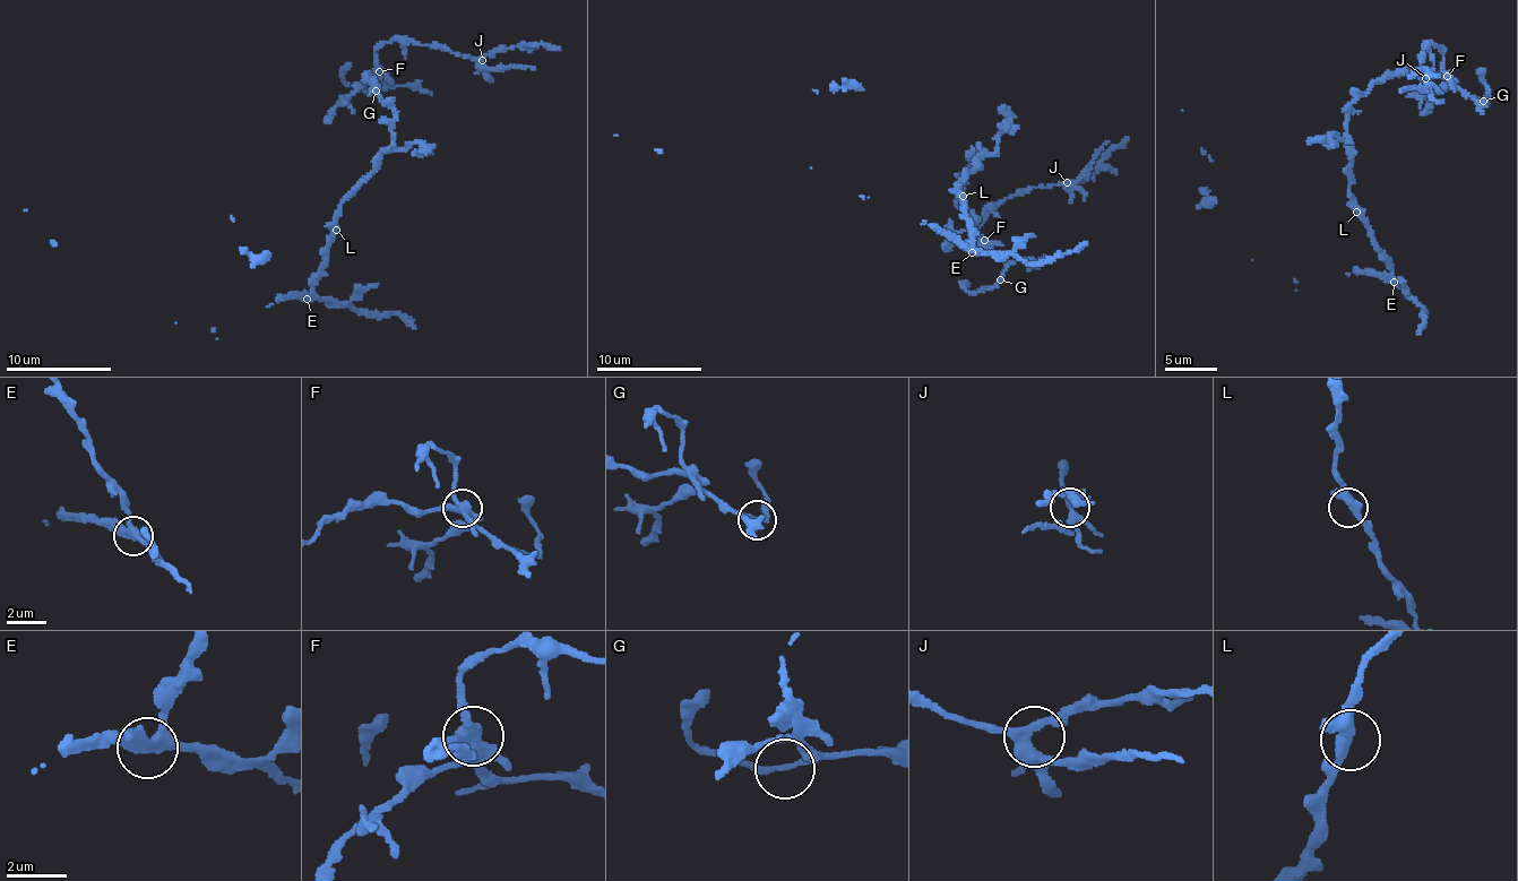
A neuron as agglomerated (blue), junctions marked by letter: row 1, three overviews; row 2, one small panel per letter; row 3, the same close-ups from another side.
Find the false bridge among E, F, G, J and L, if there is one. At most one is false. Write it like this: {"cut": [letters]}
{"cut": ["F"]}

